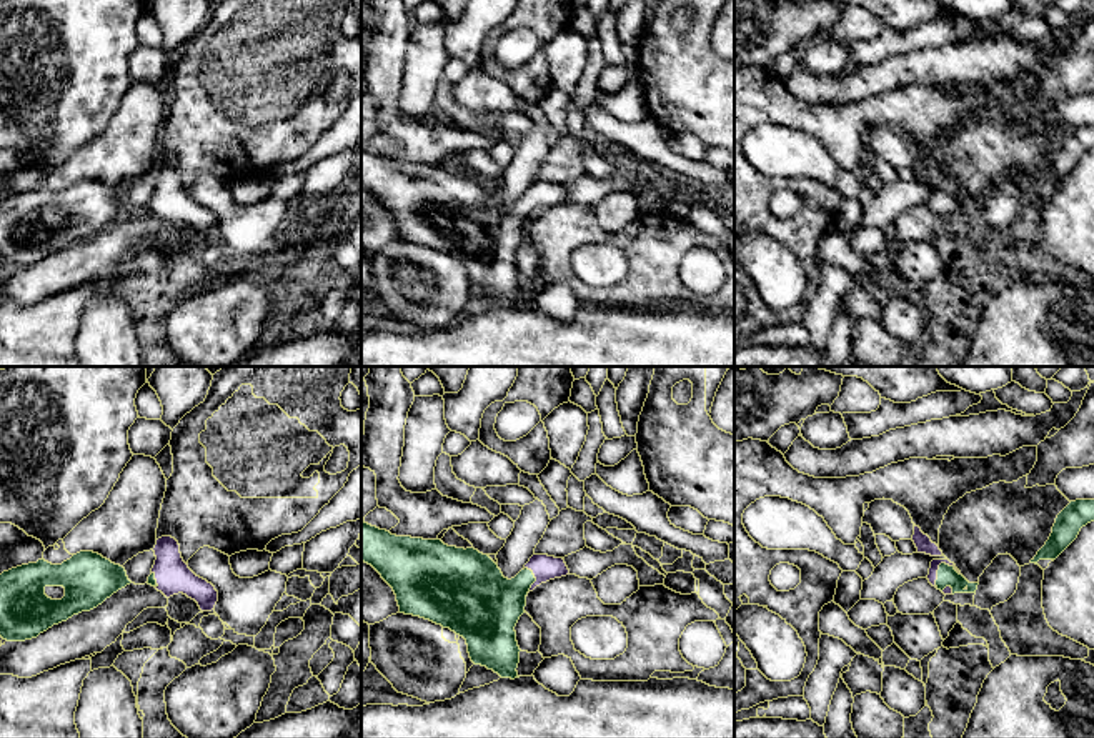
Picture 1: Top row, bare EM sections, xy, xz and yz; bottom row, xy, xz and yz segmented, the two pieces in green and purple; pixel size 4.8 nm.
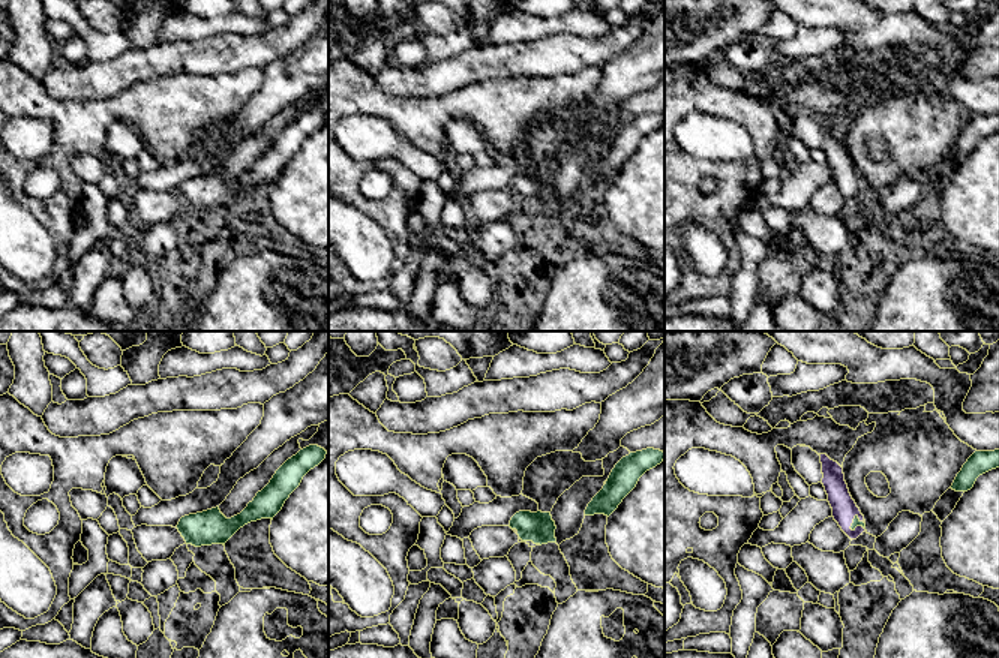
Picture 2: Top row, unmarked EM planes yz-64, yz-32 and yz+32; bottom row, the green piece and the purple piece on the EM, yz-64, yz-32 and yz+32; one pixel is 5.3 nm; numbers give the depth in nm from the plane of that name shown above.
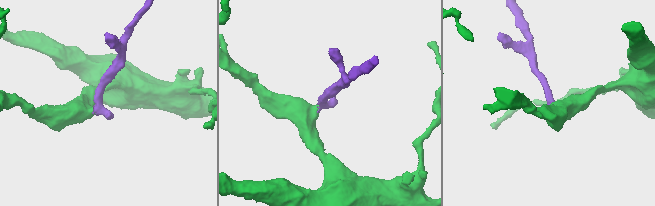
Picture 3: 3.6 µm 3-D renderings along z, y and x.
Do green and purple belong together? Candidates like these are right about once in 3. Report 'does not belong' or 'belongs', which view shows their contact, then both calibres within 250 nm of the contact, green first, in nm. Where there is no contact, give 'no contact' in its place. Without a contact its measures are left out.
belongs; meets green in yz; 100 nm thick on the green side, 50 nm on the other

